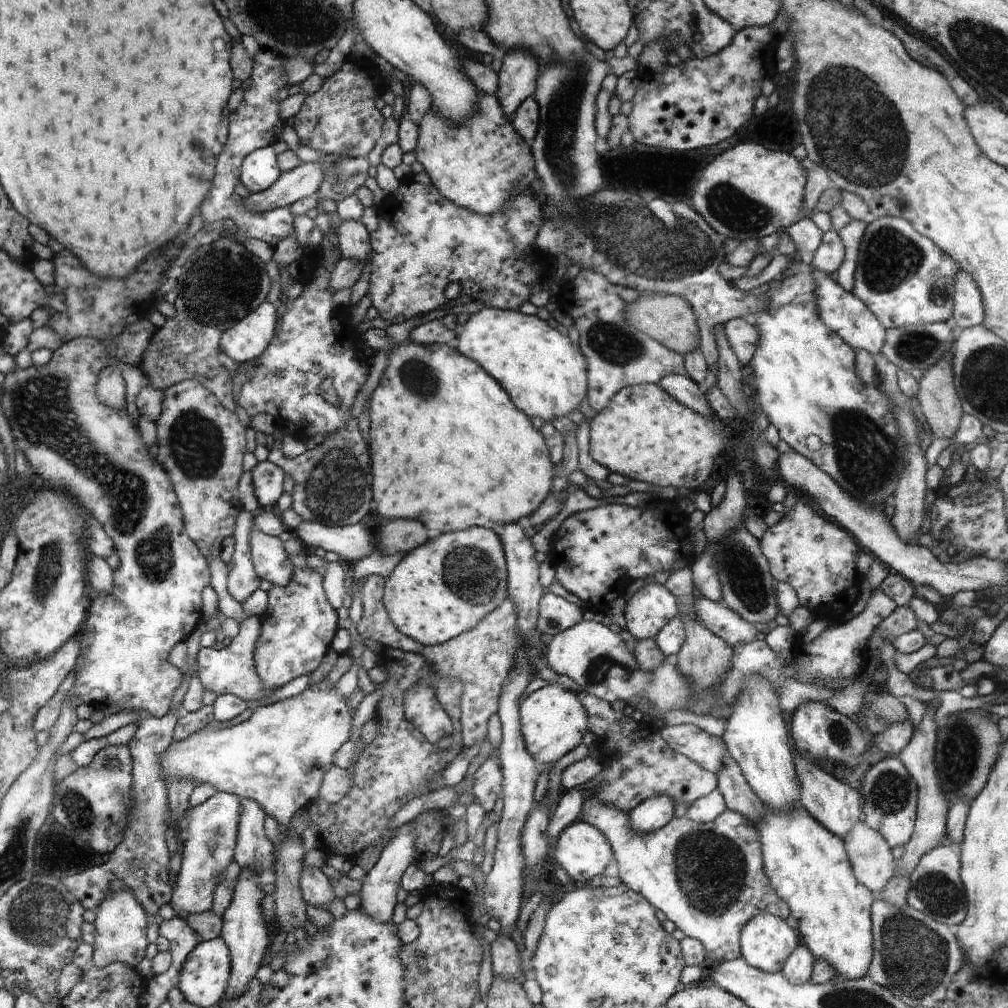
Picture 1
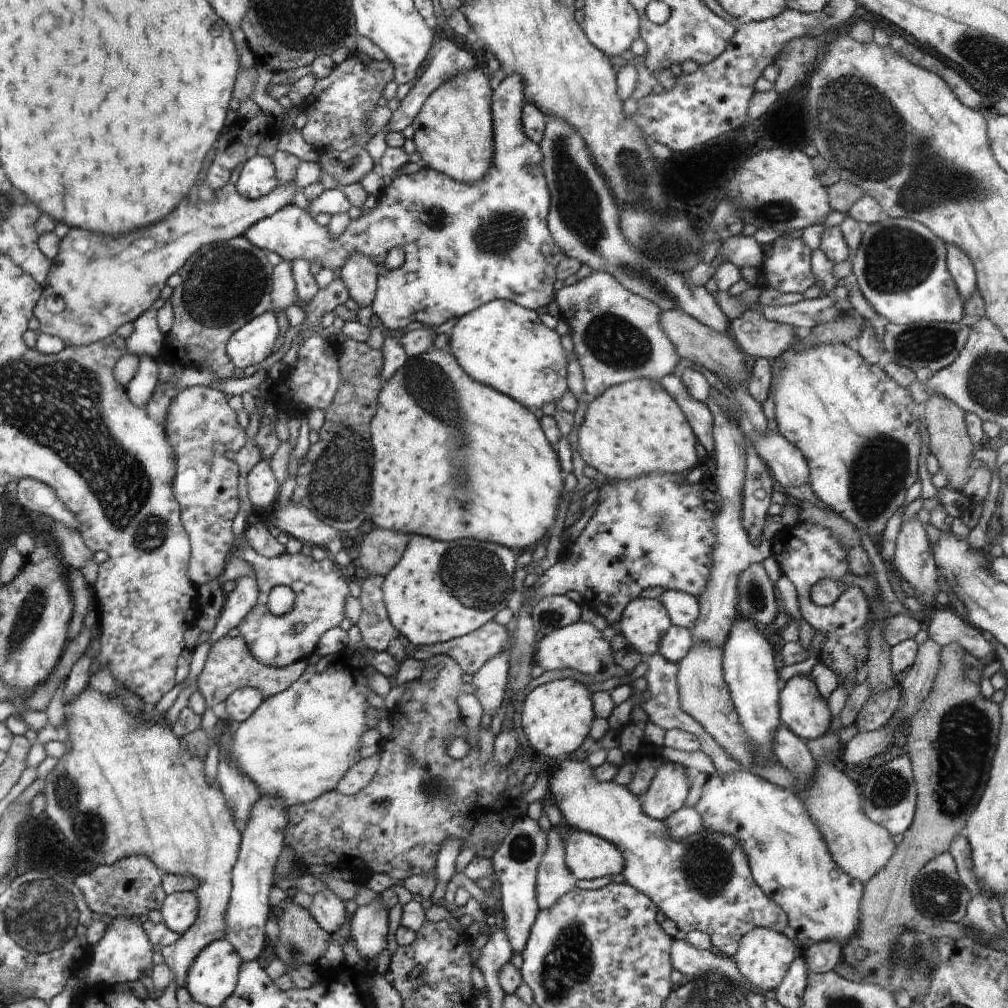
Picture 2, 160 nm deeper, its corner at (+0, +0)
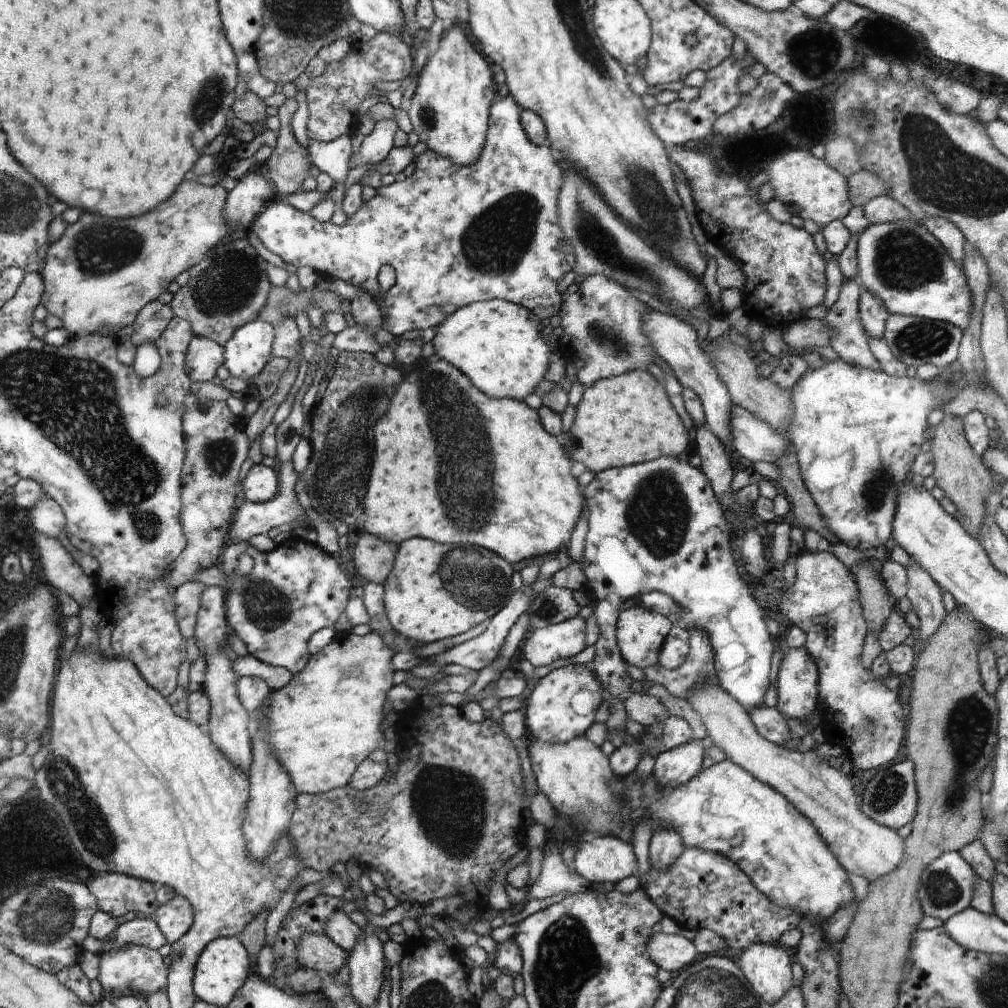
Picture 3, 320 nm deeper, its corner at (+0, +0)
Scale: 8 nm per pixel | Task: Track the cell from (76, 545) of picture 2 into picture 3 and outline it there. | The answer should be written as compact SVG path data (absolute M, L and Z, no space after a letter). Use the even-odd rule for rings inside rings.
M42 494L29 508L32 526L39 533L58 538L61 532L65 533L65 516L61 506L55 500Z

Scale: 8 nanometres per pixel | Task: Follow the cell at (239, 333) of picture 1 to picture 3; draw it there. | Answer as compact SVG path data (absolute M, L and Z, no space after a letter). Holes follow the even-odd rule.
M256 319L241 326L233 334L228 344L223 346L224 362L231 379L242 380L246 384L259 376L266 362L271 360L272 324Z

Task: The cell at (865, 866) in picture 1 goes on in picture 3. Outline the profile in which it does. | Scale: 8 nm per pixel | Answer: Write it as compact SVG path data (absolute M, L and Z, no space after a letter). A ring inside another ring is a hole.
M700 685L695 690L686 700L700 714L707 730L707 741L722 748L728 759L748 770L754 778L783 794L791 805L809 818L844 869L866 878L877 878L899 865L905 840L894 829L868 818L856 804L860 798L852 788L850 777L822 761L828 756L845 754L836 742L825 742L816 752L785 749L766 740L752 724L747 710L722 687Z

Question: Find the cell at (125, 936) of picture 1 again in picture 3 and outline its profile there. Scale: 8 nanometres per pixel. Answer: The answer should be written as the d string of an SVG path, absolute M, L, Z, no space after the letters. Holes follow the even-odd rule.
M127 945L109 953L102 953L99 957L98 980L103 990L108 992L106 999L109 1001L128 995L143 995L134 997L147 1000L154 993L165 990L166 982L169 982L169 978L166 978L166 974L169 974L169 972L162 962L162 956L148 946Z

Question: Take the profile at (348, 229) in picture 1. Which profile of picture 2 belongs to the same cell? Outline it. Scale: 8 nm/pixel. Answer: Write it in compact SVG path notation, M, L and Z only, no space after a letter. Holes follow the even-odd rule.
M352 254L340 269L340 277L349 288L352 300L361 306L372 306L377 293L380 268L366 254Z

